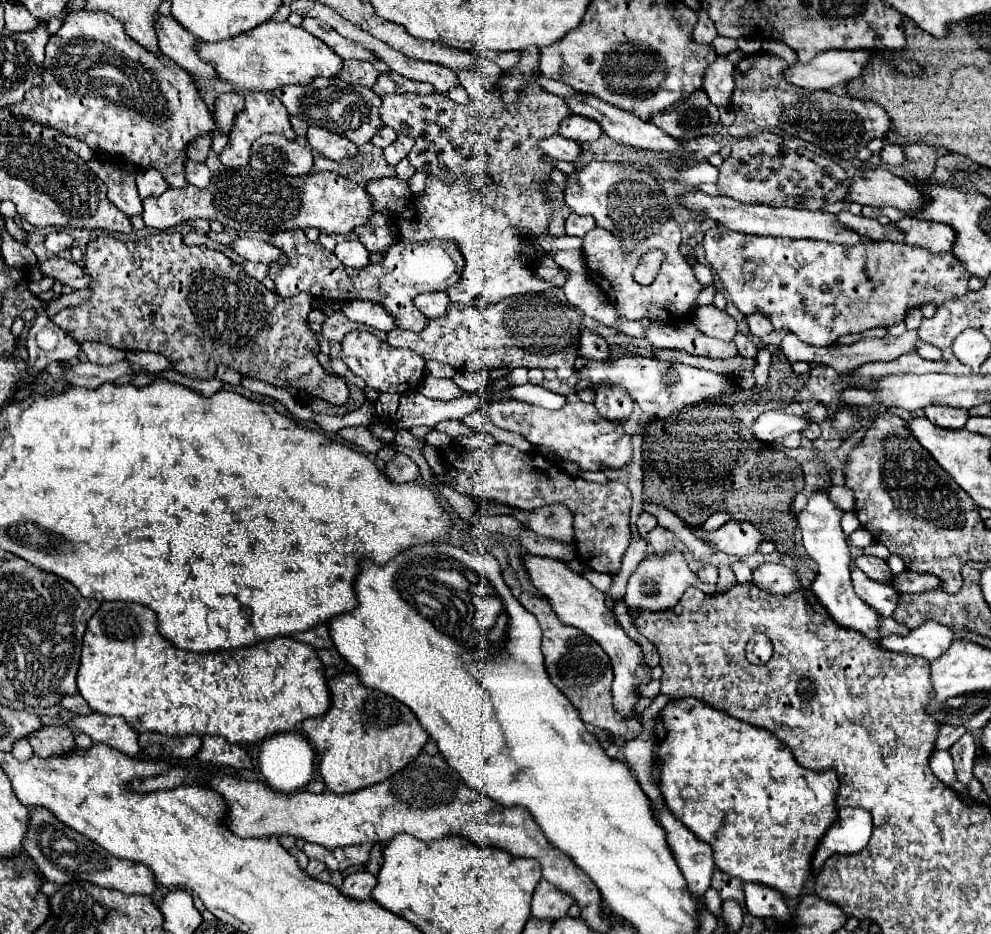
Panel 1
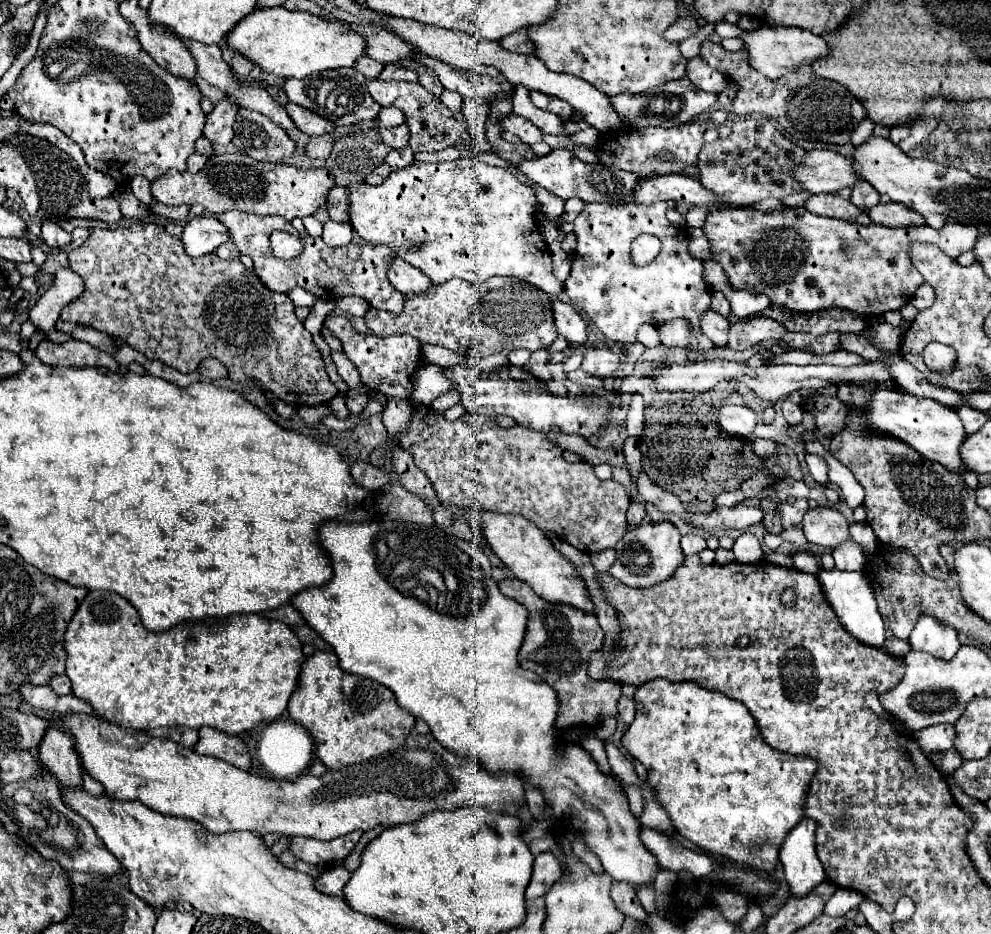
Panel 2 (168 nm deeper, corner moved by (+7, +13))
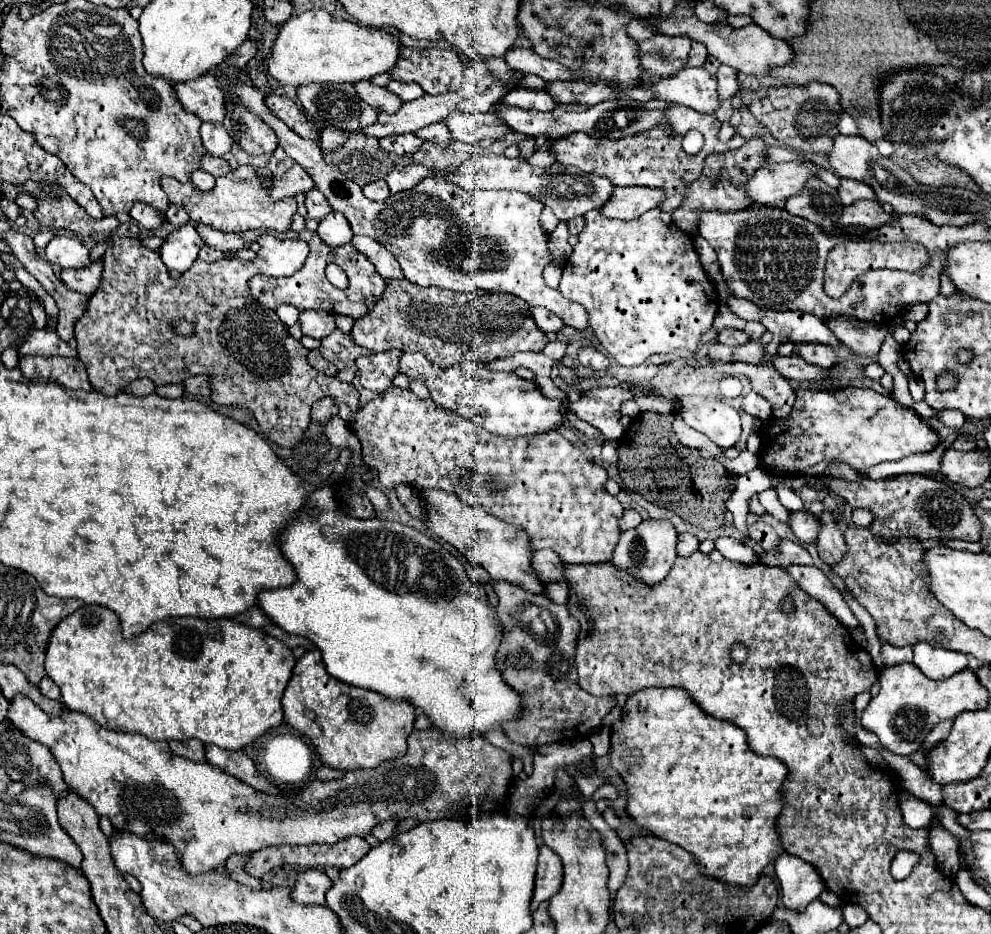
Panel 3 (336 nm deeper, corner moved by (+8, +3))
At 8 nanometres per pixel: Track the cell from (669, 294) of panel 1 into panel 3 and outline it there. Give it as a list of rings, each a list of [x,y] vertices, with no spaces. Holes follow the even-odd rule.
[[[658,208],[648,210],[630,222],[610,220],[598,210],[586,212],[584,218],[586,226],[578,236],[578,244],[574,246],[572,256],[564,264],[558,290],[568,300],[578,302],[588,310],[590,328],[600,340],[602,348],[622,366],[636,366],[652,354],[664,354],[676,348],[696,350],[702,332],[712,326],[712,320],[718,312],[718,292],[708,280],[708,302],[708,294],[704,290],[706,272],[698,260],[692,236],[682,234],[682,230],[678,230],[674,224],[664,224],[660,220]]]

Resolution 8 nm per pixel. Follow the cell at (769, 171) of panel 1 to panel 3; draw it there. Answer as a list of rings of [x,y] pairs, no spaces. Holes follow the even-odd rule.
[[[752,138],[746,140],[746,146],[732,150],[732,152],[724,152],[724,154],[710,154],[704,160],[704,170],[700,174],[698,180],[694,180],[688,188],[686,194],[682,198],[682,204],[678,206],[678,210],[672,212],[672,222],[688,234],[696,234],[698,232],[698,220],[702,212],[710,212],[710,210],[718,210],[718,212],[738,212],[738,210],[746,210],[750,208],[750,198],[746,198],[746,180],[750,178],[750,174],[754,174],[754,170],[758,170],[758,166],[766,164],[766,160],[762,158],[766,150],[764,140],[760,138]]]

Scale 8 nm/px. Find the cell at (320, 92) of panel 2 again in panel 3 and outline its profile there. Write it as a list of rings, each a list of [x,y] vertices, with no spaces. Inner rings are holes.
[[[306,84],[306,86],[298,86],[298,100],[300,100],[302,110],[306,112],[306,116],[310,120],[322,122],[324,126],[330,126],[330,128],[356,132],[356,130],[362,130],[366,126],[372,126],[378,118],[378,110],[374,110],[372,106],[362,102],[362,98],[358,98],[352,84],[330,84],[330,86]]]

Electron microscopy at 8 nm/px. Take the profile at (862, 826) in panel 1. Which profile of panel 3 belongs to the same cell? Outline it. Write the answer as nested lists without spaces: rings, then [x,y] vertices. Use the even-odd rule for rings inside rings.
[[[782,852],[776,858],[776,876],[780,880],[782,902],[788,910],[804,912],[804,908],[820,896],[824,890],[824,882],[820,874],[808,862]]]

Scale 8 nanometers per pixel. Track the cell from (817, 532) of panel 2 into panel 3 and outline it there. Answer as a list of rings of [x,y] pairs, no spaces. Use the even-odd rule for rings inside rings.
[[[808,510],[790,512],[788,524],[800,542],[814,542],[818,536],[818,530],[820,530],[820,520],[816,516],[812,516],[812,512],[808,512]]]

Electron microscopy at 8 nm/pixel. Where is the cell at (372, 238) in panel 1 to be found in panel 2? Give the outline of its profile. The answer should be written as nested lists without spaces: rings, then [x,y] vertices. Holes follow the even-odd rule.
[[[335,186],[335,188],[329,192],[327,202],[329,202],[327,212],[329,212],[331,220],[351,224],[351,216],[347,214],[347,208],[351,206],[351,204],[347,204],[347,188],[343,188],[343,186]]]

